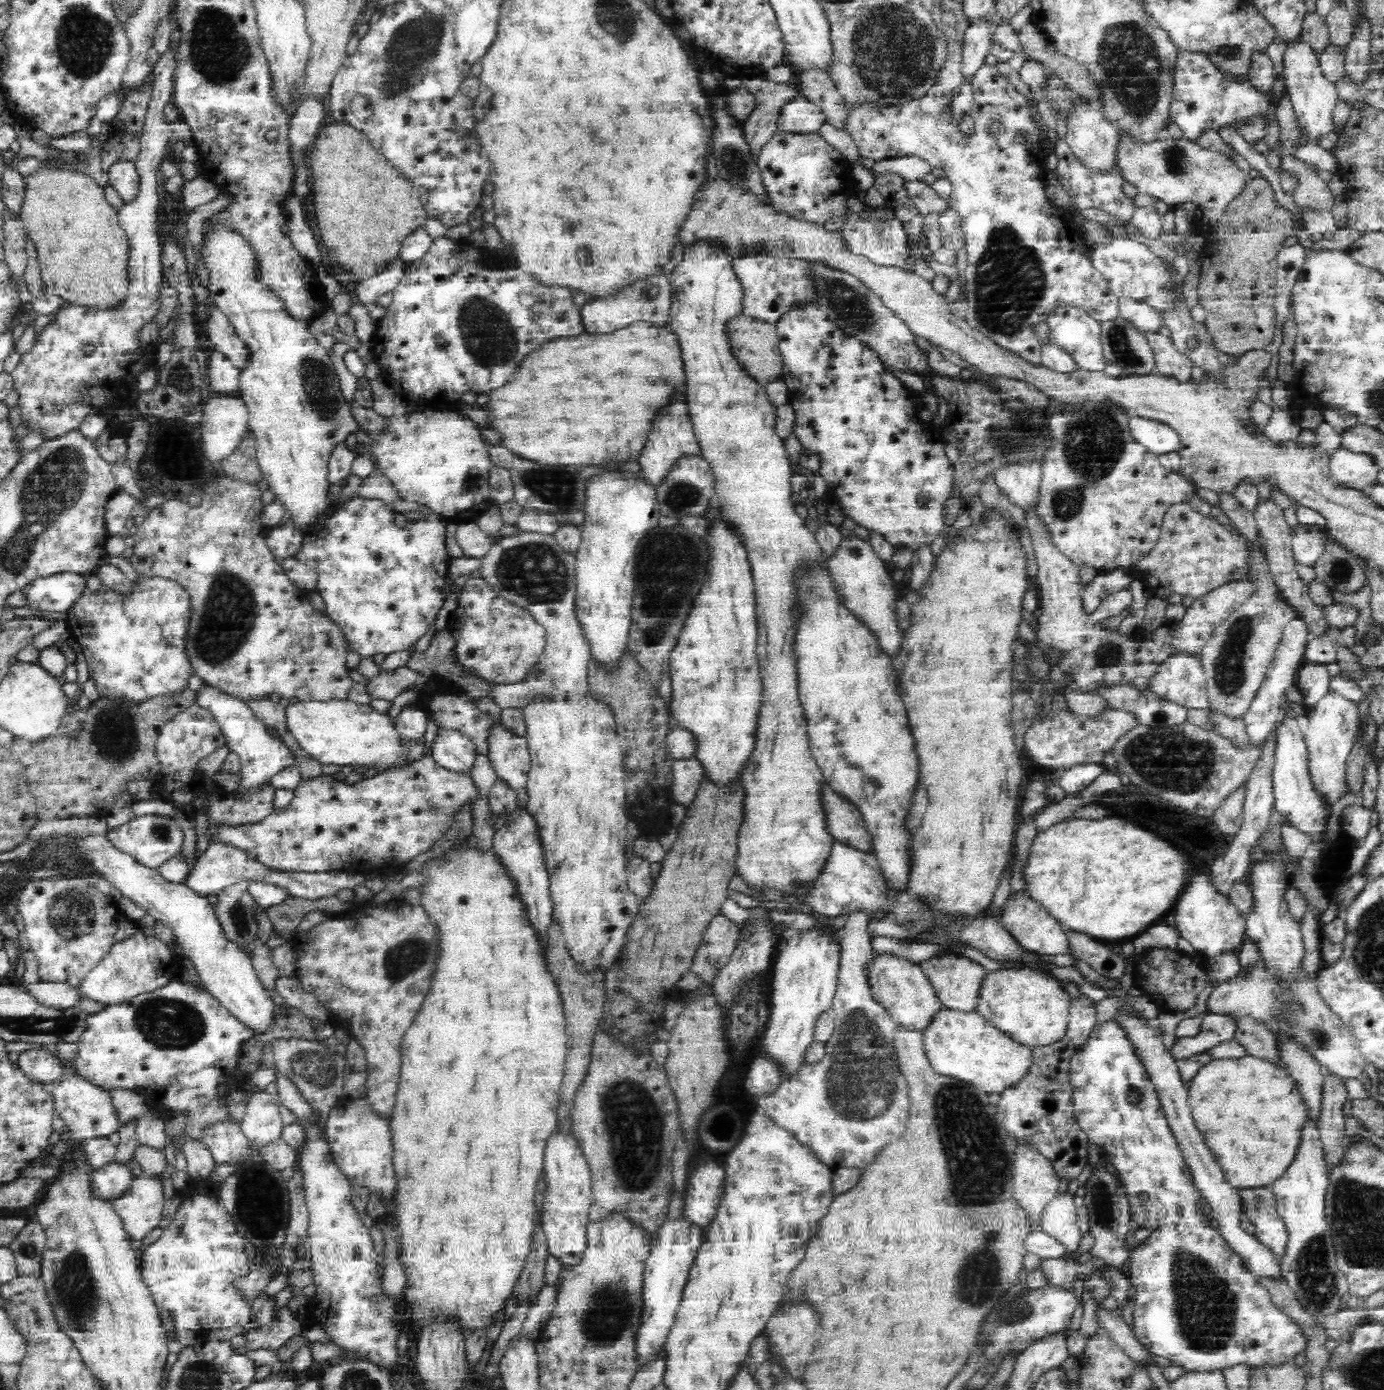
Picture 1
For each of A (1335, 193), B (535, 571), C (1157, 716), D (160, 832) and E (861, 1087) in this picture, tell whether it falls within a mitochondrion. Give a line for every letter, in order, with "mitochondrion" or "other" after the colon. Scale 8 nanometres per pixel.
A: other
B: mitochondrion
C: mitochondrion
D: mitochondrion
E: mitochondrion

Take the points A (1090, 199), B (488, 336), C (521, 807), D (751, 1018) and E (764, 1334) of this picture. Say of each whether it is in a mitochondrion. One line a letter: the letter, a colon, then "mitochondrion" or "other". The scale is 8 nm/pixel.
A: other
B: mitochondrion
C: other
D: mitochondrion
E: other

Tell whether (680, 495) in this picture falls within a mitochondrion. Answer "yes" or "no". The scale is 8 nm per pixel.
yes

